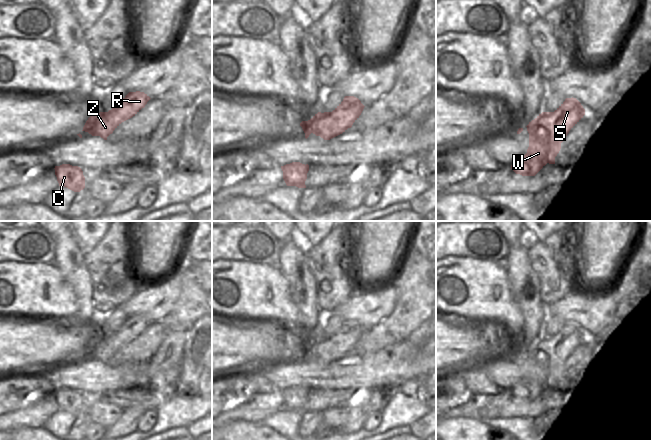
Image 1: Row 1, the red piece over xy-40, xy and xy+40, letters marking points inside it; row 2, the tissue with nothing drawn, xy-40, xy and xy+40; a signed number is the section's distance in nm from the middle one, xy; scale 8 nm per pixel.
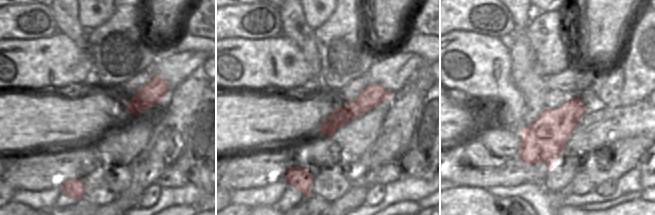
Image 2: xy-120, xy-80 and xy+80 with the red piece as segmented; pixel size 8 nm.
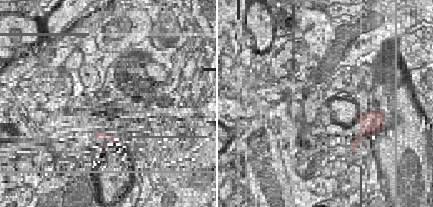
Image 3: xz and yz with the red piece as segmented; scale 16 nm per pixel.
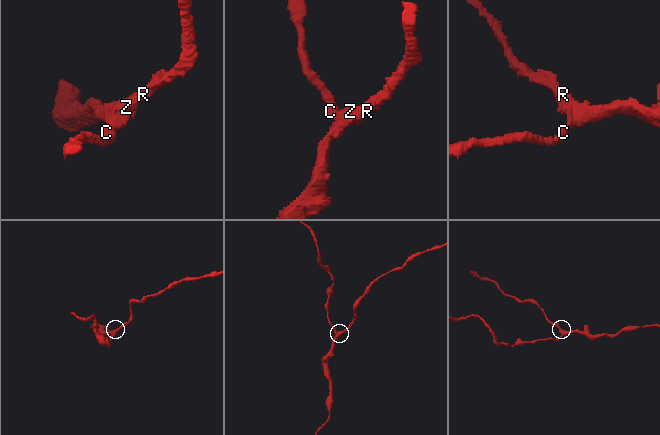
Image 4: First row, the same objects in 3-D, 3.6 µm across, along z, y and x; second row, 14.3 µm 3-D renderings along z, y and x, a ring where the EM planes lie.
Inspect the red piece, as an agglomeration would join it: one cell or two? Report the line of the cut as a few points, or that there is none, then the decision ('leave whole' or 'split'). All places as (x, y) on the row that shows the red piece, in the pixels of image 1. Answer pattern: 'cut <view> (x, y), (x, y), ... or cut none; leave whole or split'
cut xy+40 (519, 157), (528, 165), (529, 175); split

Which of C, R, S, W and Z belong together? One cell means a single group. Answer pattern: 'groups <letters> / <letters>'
groups C / R S W Z

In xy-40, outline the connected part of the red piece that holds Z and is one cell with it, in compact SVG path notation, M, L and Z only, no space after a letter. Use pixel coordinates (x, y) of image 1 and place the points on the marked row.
M129 92L116 108L112 108L108 112L100 112L97 115L91 114L82 131L107 140L107 137L122 122L135 116L150 99L144 92Z

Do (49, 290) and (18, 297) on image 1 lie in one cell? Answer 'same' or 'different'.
same

